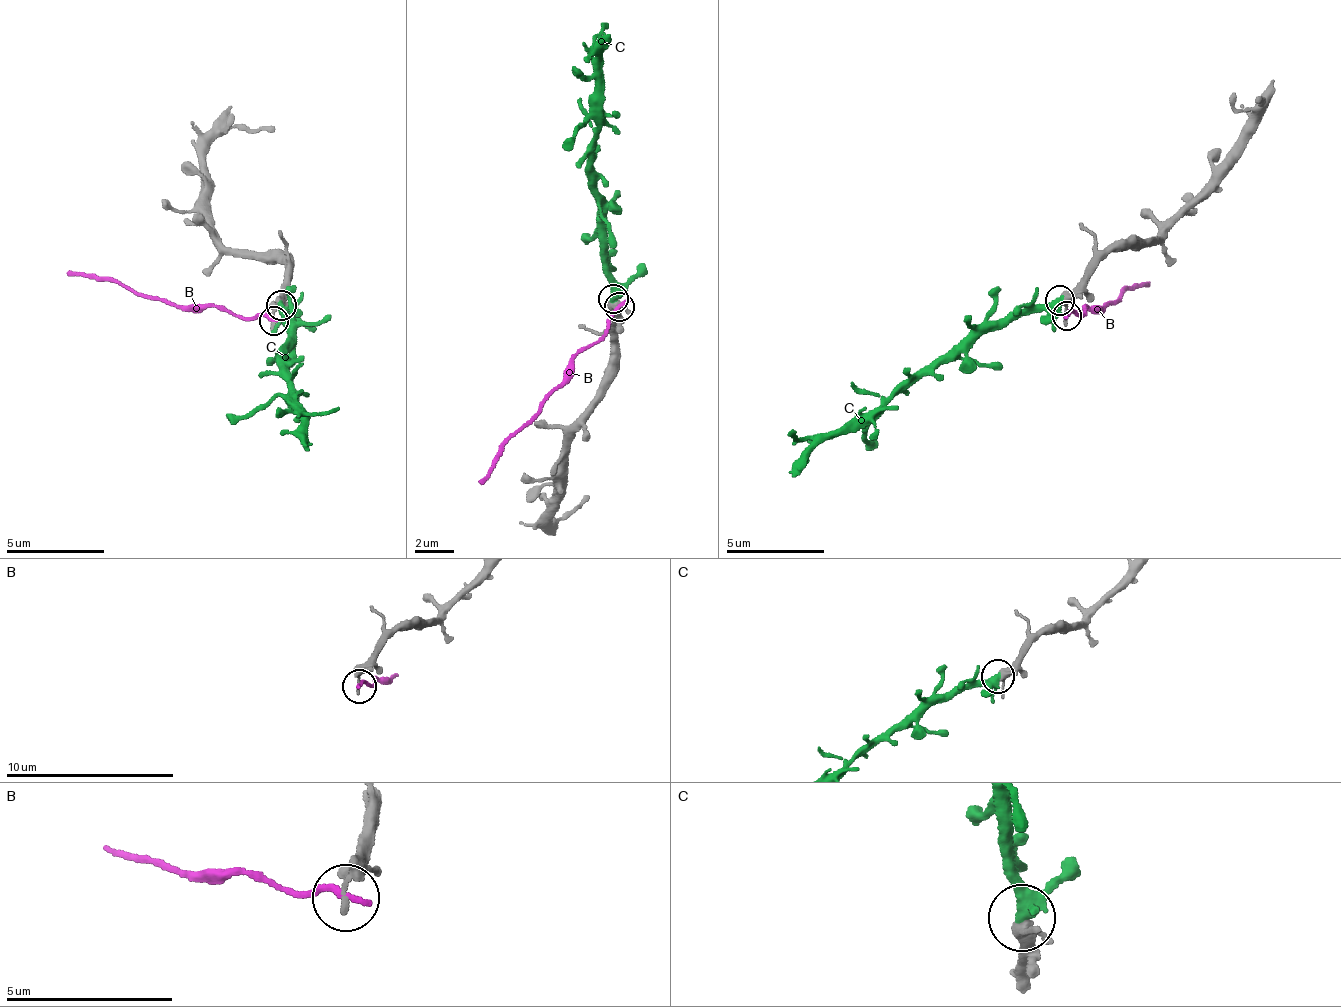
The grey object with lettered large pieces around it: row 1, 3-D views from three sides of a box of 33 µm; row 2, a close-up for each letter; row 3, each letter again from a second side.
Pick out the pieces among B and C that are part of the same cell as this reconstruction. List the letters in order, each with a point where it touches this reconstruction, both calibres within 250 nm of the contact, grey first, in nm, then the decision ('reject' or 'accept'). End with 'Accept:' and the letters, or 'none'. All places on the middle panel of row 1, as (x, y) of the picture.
B: meets grey at (619, 307); 200 nm thick on the grey side, 240 nm on the other; reject
C: meets grey at (613, 299); 260 nm thick on the grey side, 260 nm on the other; accept
Accept: C

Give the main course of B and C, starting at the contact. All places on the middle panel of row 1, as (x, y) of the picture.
B: (619, 308), (495, 466), (476, 480)
C: (611, 300), (604, 227), (592, 176), (601, 127), (592, 77), (591, 43), (605, 25)

